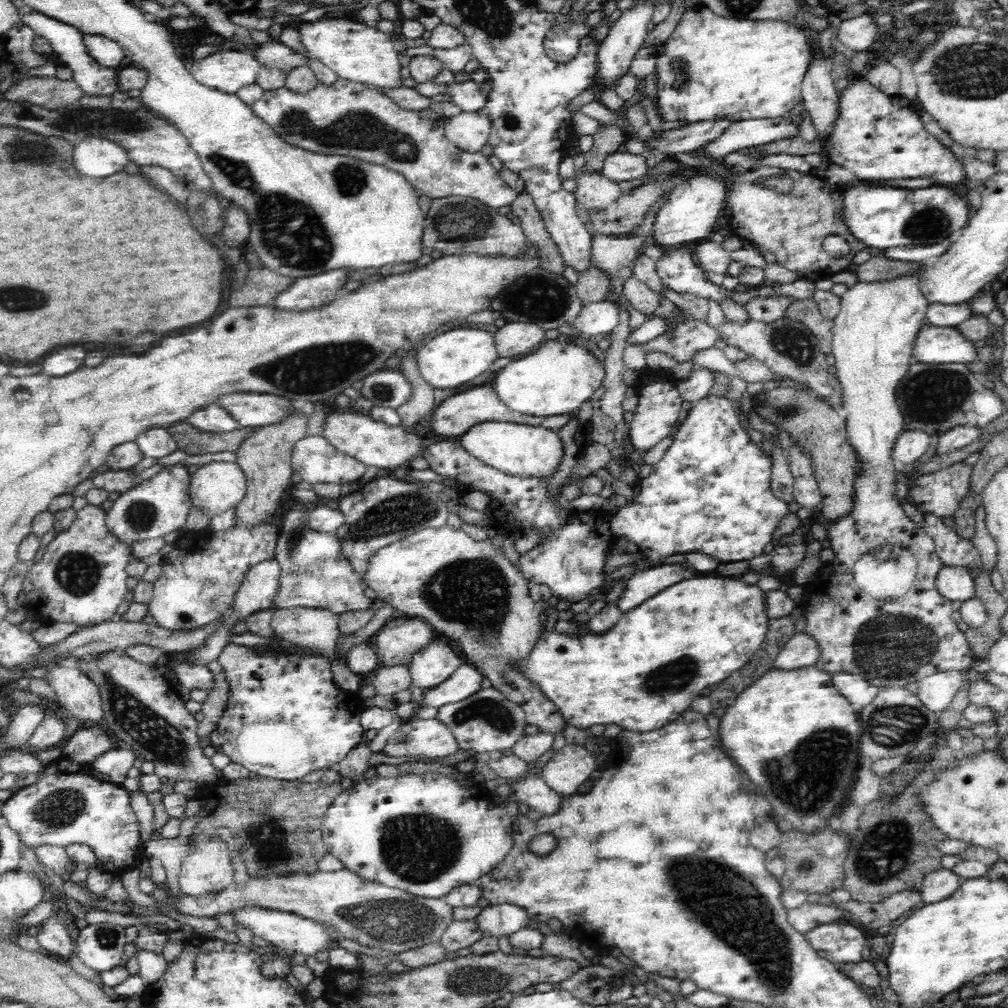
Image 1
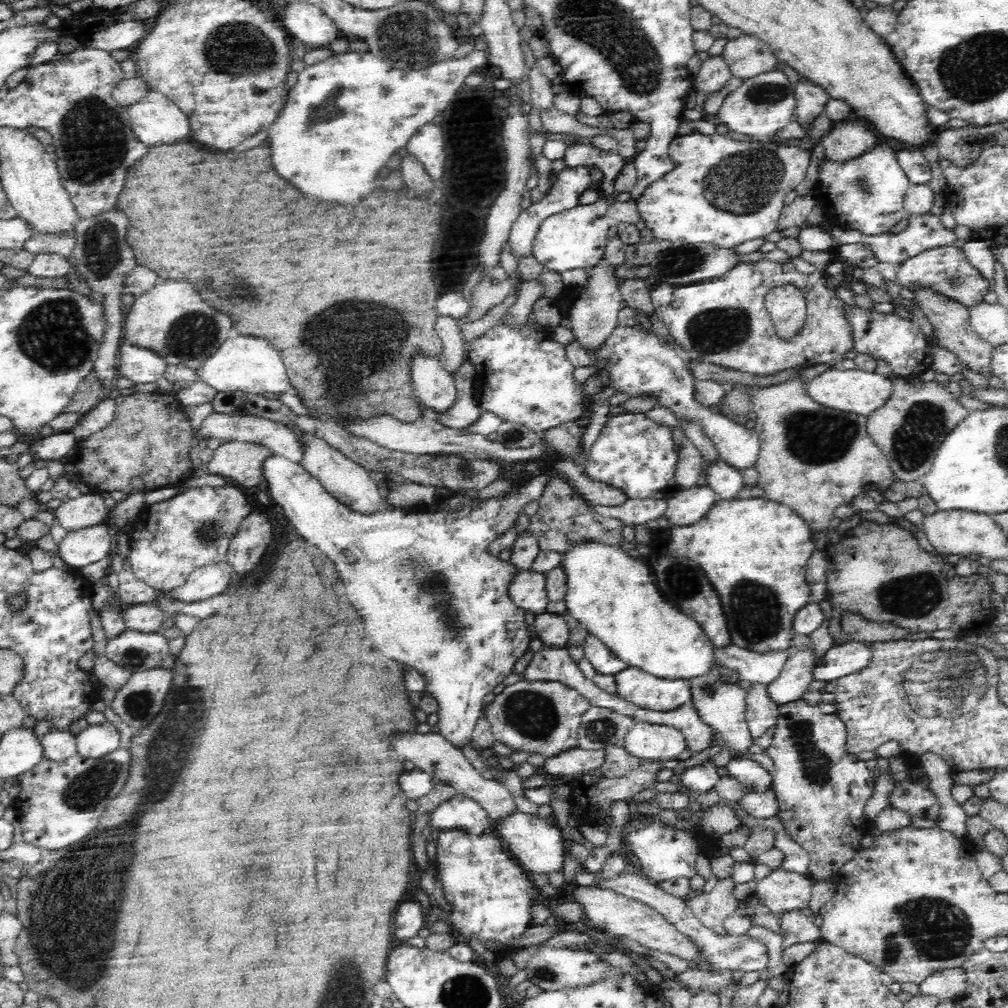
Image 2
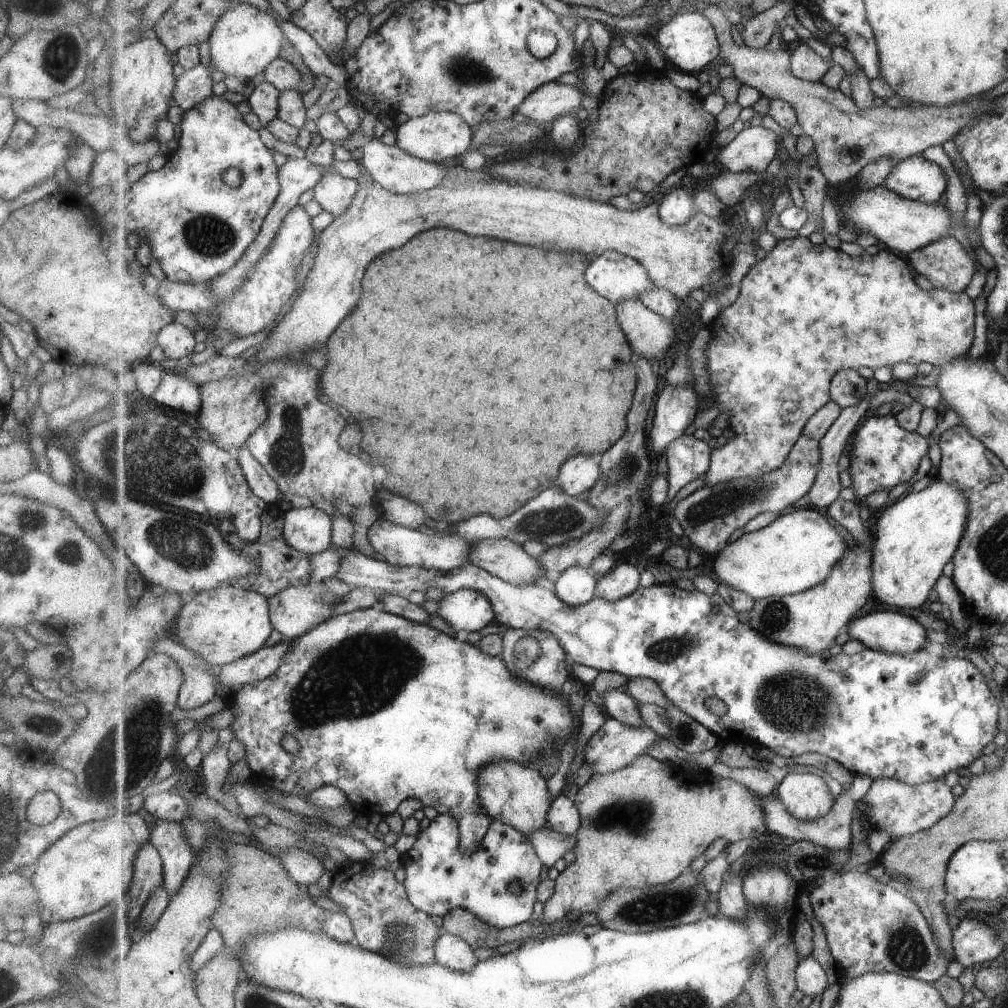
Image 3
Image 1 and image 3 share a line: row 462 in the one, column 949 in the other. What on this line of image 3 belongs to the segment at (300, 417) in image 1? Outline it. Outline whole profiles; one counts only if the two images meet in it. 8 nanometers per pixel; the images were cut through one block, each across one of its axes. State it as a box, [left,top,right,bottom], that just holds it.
[908,235,977,293]

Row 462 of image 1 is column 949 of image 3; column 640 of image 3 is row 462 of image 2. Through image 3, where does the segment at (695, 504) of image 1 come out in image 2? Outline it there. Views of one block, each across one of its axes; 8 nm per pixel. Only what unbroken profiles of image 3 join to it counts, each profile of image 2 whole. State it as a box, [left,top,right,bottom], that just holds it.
[585,414,681,498]

